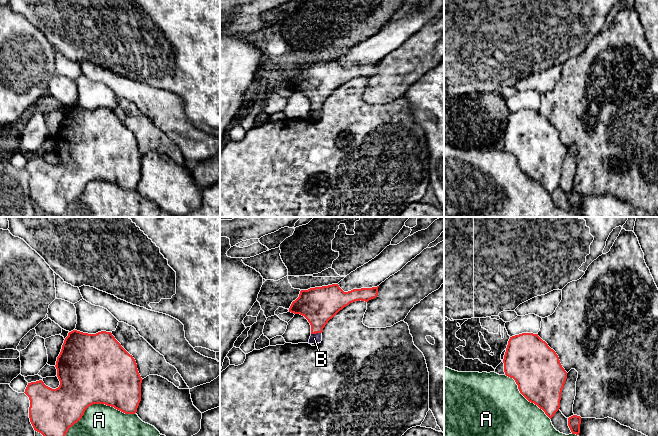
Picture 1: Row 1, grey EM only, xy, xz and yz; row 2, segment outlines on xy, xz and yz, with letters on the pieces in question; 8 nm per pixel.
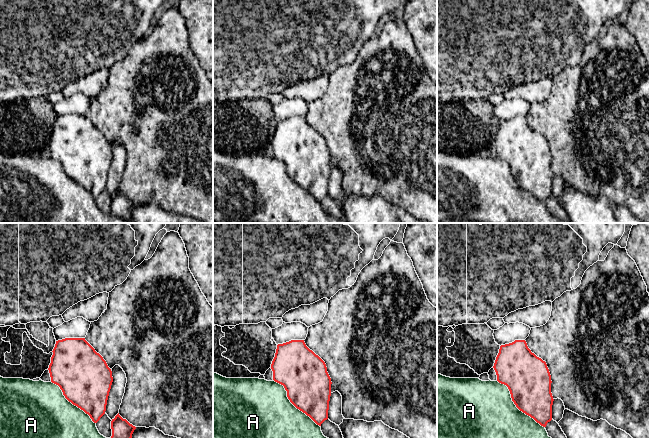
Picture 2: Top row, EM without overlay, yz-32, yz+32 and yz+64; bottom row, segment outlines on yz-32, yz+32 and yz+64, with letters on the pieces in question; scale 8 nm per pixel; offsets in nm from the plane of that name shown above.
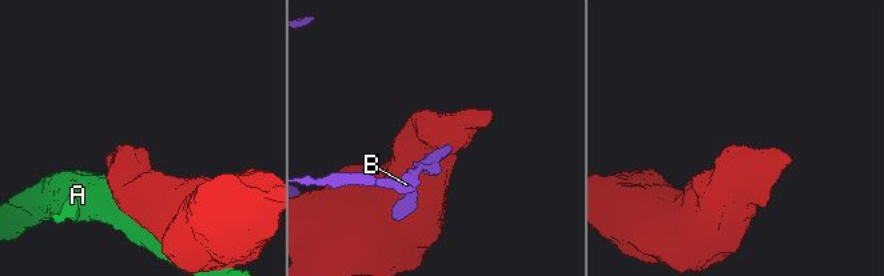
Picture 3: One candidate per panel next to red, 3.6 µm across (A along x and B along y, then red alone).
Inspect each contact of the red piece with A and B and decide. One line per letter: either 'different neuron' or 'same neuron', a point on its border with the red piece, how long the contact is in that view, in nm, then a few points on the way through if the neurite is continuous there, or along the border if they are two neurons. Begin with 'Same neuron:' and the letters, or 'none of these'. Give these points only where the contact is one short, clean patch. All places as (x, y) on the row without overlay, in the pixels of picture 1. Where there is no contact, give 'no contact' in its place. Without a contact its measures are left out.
Same neuron: none of these
A: different neuron | xy (94, 179) | 650 nm
B: different neuron | xz (316, 108) | 90 nm | along xz (321, 108), (311, 110)

